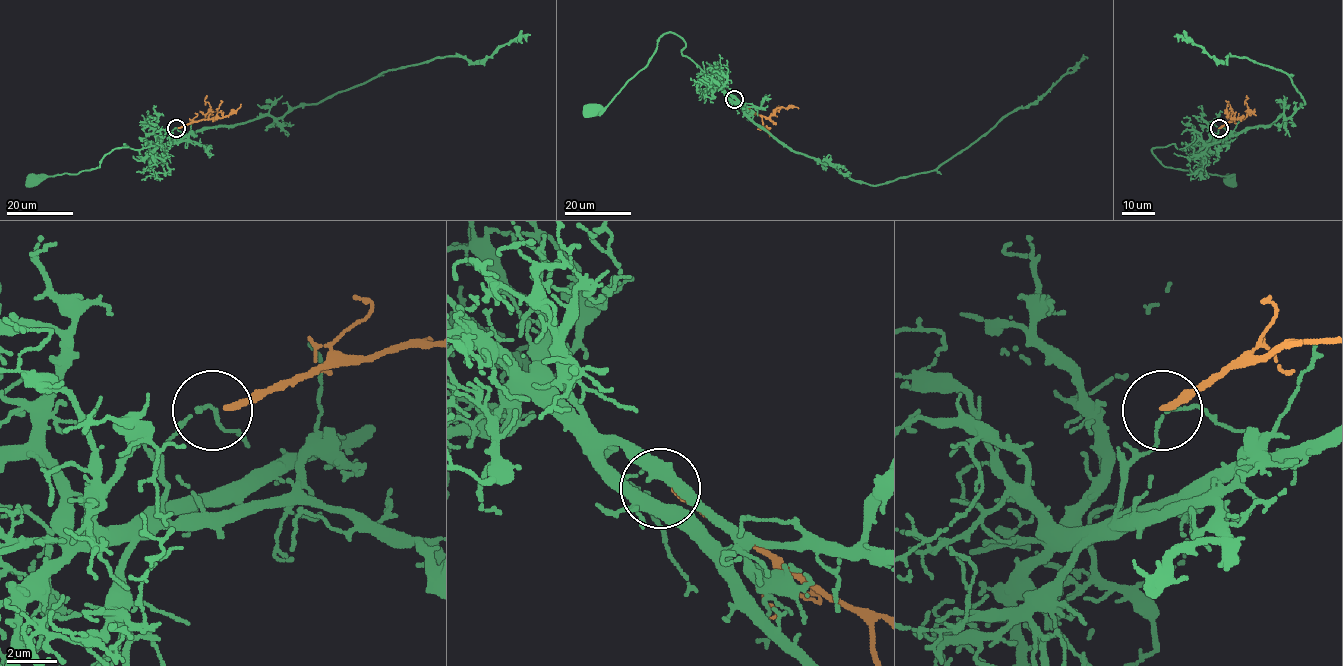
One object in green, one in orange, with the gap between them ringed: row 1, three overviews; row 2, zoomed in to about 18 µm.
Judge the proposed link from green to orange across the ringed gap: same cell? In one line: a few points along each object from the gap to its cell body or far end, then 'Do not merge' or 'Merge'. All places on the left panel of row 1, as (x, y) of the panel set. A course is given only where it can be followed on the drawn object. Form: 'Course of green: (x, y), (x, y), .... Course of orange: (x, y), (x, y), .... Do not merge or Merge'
Course of green: (175, 128), (165, 143), (139, 149), (124, 143), (127, 147), (113, 149), (98, 167), (33, 181). Course of orange: (178, 128), (199, 120), (223, 118), (234, 113), (240, 104). Do not merge

